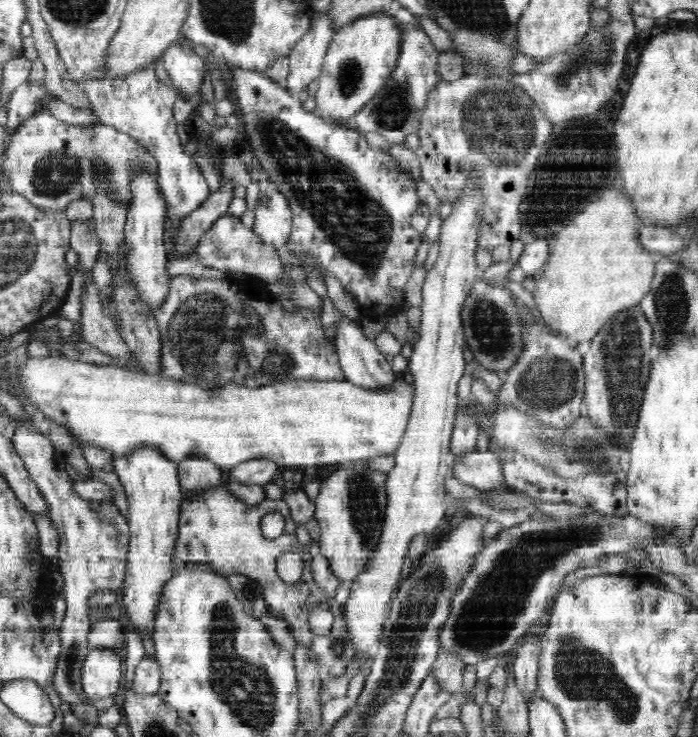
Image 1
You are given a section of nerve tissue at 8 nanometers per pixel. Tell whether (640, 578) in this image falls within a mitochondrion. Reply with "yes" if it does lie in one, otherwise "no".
no

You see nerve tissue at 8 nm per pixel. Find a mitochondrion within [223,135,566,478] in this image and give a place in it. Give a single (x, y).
(491, 329)

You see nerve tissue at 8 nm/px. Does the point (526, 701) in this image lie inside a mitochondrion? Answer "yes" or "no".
no

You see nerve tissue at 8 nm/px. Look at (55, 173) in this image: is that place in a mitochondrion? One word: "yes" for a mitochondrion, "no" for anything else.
yes

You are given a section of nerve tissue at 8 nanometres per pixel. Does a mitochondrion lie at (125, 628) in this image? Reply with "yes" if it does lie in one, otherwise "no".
no

